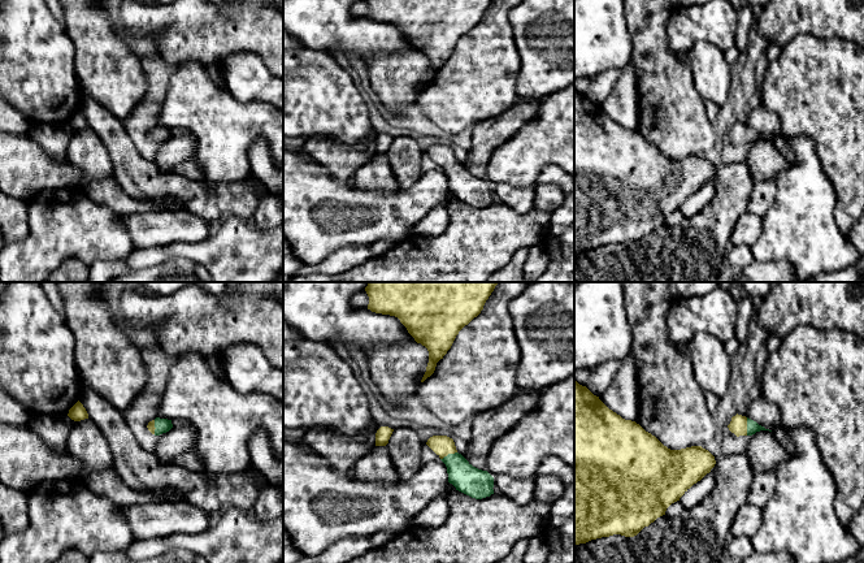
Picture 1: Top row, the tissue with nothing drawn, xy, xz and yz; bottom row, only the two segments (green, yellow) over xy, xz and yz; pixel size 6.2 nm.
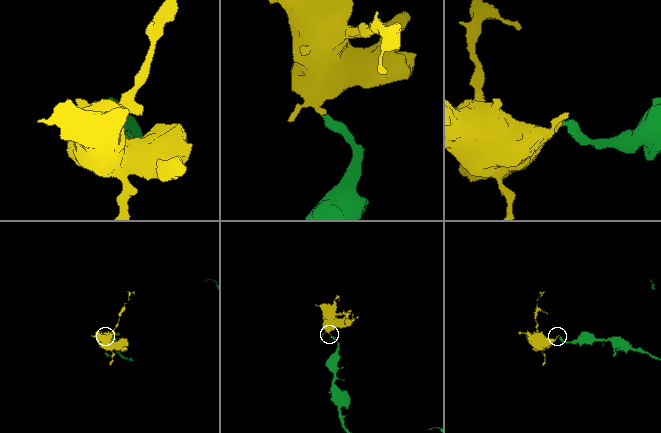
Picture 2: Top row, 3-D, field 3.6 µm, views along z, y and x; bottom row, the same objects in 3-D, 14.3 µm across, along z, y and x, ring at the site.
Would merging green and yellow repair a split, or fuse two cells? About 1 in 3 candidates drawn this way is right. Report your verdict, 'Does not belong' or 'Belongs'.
Belongs

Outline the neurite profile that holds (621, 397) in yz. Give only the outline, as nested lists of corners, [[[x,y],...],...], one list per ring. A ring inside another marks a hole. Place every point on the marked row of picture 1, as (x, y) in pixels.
[[[631,354],[621,361],[620,369],[609,387],[599,399],[625,420],[638,417],[637,361]]]

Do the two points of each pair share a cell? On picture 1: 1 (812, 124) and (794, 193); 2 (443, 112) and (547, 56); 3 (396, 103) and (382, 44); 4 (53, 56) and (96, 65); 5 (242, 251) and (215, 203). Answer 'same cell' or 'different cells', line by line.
1: different cells
2: different cells
3: different cells
4: different cells
5: different cells

